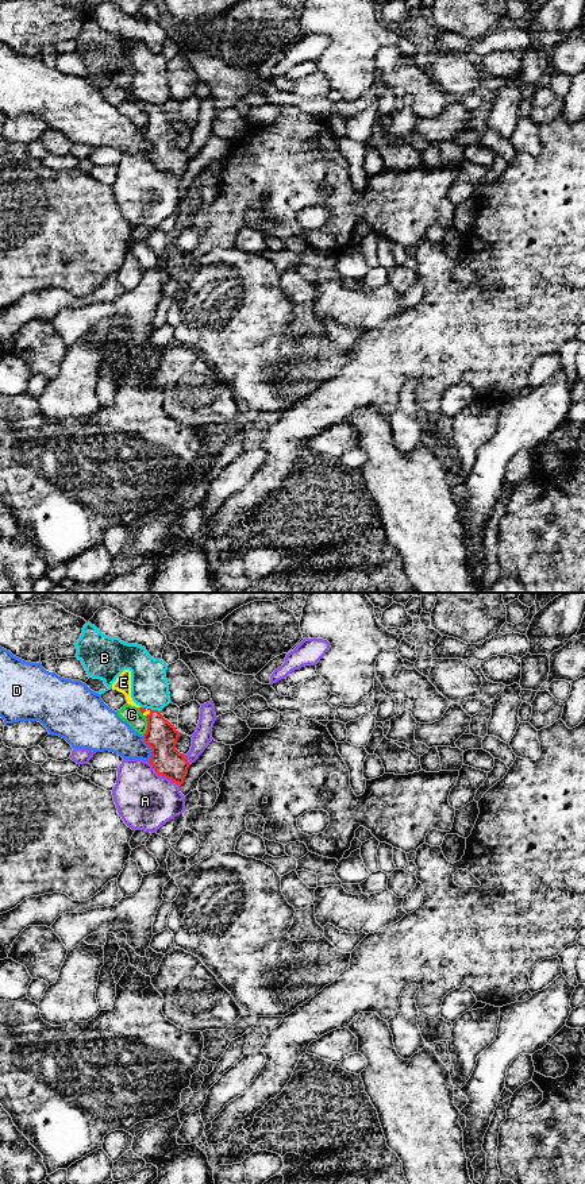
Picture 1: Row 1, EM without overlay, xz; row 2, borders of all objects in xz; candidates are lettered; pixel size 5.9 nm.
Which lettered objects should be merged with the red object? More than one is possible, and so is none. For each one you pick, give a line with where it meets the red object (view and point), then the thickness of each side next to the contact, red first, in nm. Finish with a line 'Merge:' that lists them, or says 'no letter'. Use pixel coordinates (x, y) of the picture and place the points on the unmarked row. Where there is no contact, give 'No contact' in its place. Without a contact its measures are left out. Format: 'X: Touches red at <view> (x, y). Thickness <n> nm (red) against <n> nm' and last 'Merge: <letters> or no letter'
E: Touches red at xz (145, 105). Thickness 190 nm (red) against 30 nm
Merge: E

